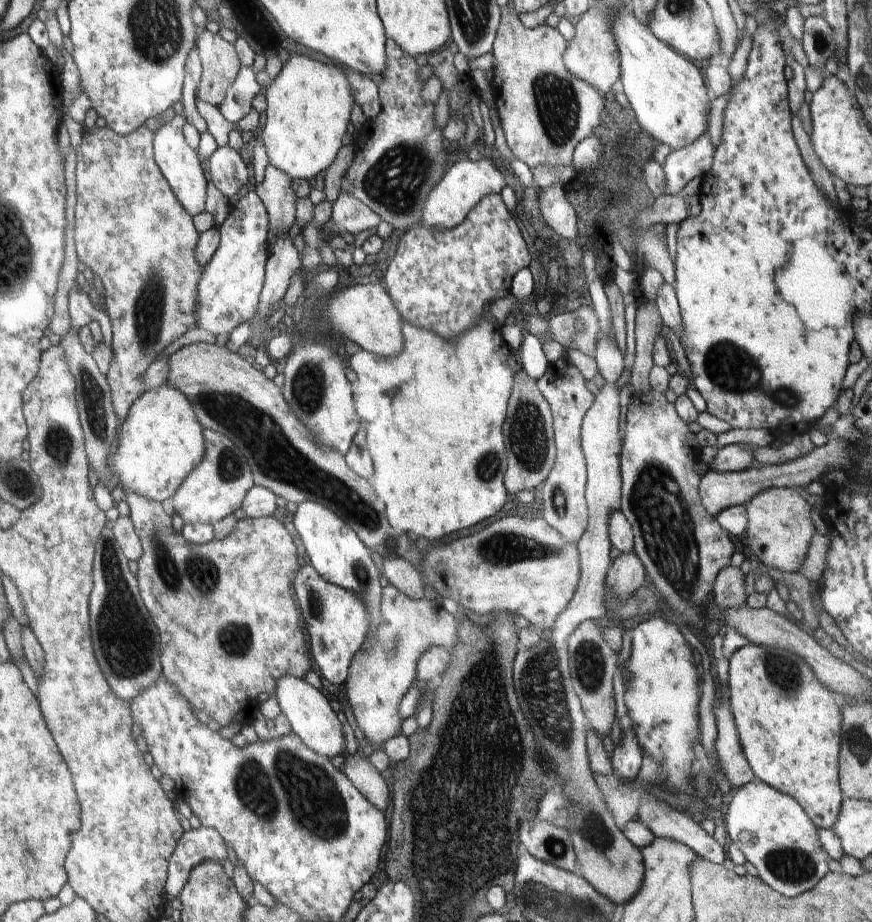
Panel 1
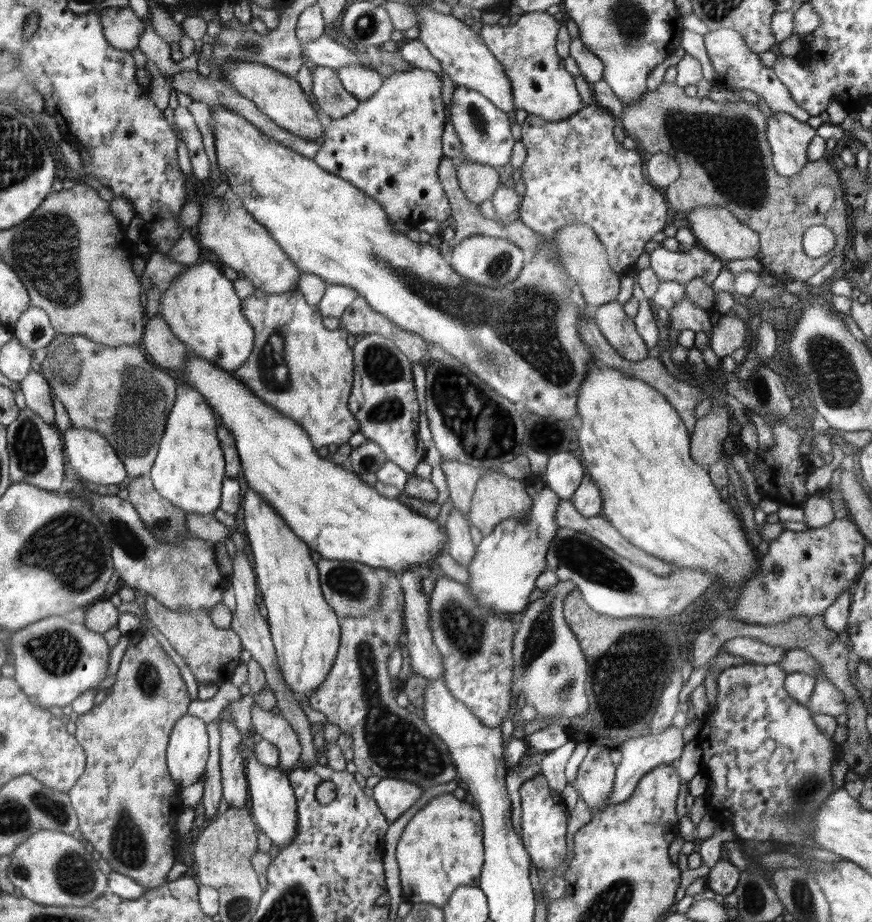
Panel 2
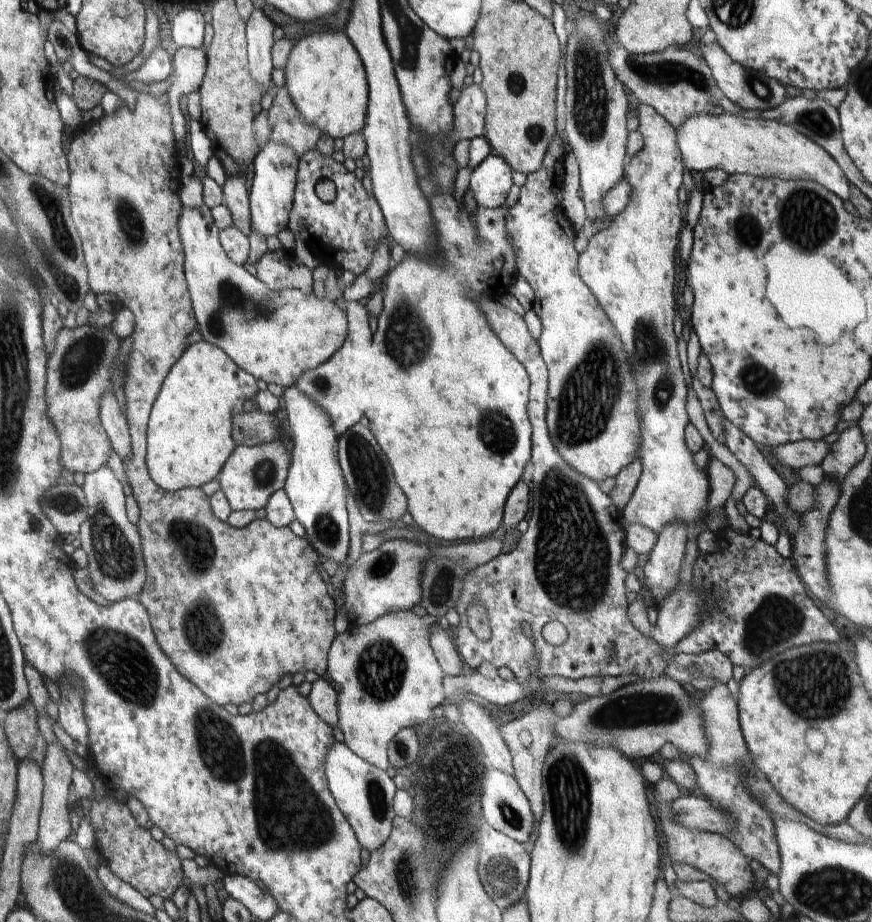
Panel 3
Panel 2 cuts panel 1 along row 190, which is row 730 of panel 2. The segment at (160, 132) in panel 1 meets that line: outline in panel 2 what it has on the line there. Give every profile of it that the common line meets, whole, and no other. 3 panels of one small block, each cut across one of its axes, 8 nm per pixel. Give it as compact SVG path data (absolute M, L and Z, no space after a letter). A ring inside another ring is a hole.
M186 713L176 721L167 744L167 767L179 788L194 785L205 775L209 759L207 724Z

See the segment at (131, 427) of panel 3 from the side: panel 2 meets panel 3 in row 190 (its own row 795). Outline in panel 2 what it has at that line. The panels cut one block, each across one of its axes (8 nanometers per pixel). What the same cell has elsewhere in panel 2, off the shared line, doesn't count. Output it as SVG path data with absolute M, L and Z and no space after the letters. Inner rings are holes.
M142 626L129 634L129 638L130 642L122 657L118 671L114 675L115 681L109 684L112 687L112 692L110 692L110 695L108 696L101 695L97 704L86 713L79 714L79 717L75 722L77 729L75 730L74 735L77 738L78 744L81 744L82 748L85 750L86 760L84 772L80 776L80 780L75 782L74 787L70 788L68 796L71 800L72 807L76 810L78 826L84 839L92 844L96 852L100 853L102 856L101 858L106 860L114 871L132 877L144 888L151 889L164 884L167 881L167 874L175 865L174 860L176 859L172 850L175 846L174 838L172 838L172 836L174 836L174 831L176 829L175 824L177 822L177 817L184 809L180 803L180 788L170 777L167 767L166 751L170 733L172 732L176 721L180 720L180 717L188 712L191 700L188 689L186 688L186 683L184 683L178 667L174 664L172 659L166 655L166 651L162 649L154 635L150 634L150 632Z

